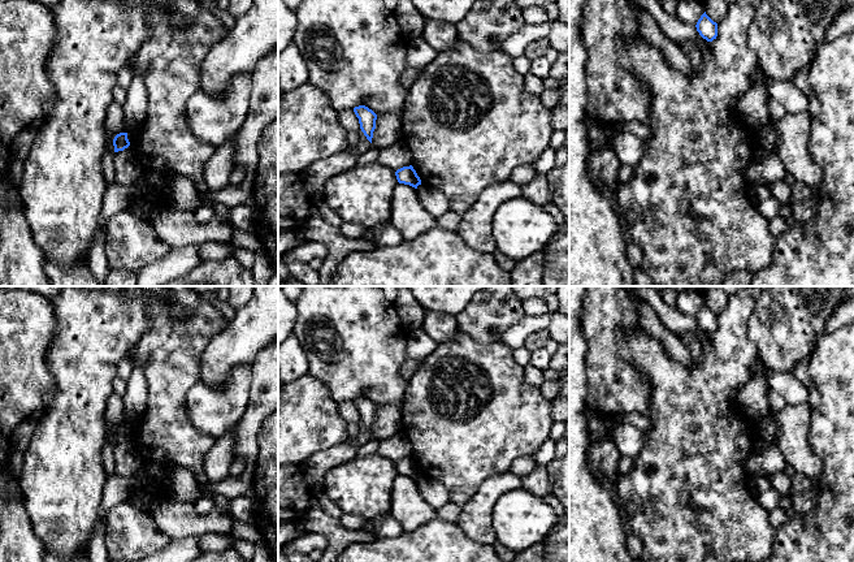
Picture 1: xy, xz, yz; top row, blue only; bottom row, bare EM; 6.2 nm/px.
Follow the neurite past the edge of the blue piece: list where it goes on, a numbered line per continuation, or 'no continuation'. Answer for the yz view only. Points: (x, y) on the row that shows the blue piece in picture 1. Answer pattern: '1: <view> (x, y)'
no continuation

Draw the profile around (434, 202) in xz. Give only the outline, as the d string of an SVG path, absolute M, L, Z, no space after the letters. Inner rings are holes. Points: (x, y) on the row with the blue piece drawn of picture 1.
M421 183L417 186L416 191L422 207L435 219L451 209L448 199L434 187Z

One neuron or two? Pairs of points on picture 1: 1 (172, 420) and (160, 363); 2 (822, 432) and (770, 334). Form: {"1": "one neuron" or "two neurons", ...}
{"1": "one neuron", "2": "two neurons"}

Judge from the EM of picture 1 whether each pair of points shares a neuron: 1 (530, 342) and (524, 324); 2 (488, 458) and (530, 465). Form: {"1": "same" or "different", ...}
{"1": "different", "2": "different"}

